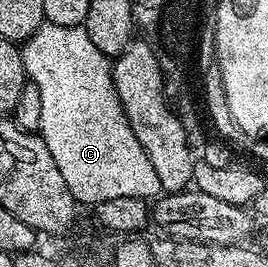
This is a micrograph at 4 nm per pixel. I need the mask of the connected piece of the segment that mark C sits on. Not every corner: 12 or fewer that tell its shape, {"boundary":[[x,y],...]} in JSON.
{"boundary":[[44,21],[21,45],[77,203],[155,199],[109,55]]}

